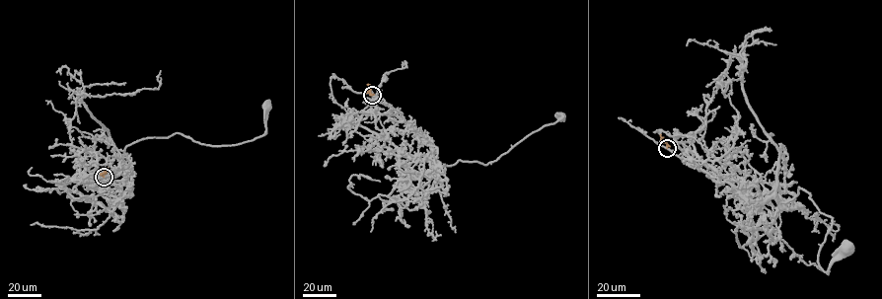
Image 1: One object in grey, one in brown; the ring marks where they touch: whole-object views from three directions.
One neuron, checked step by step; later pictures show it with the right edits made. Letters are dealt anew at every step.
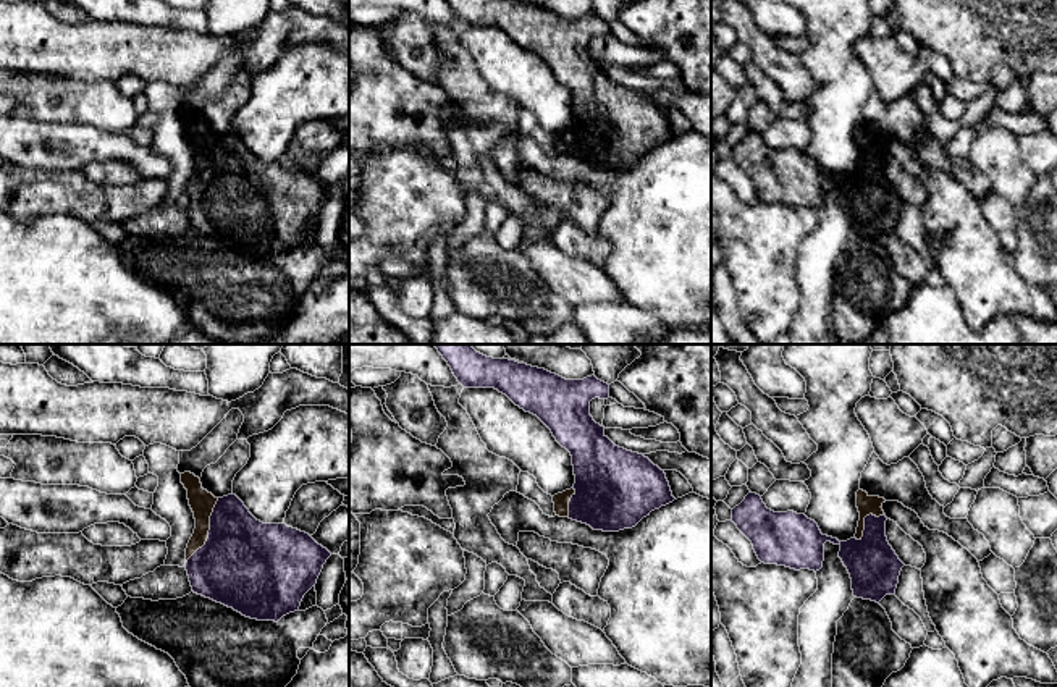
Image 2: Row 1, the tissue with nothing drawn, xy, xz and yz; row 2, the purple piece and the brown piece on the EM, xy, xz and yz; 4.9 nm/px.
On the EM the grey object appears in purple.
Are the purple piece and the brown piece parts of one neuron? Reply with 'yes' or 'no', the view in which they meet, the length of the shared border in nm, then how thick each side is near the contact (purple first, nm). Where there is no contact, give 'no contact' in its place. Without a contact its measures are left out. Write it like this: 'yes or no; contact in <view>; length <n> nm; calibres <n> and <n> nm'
yes; contact in xy; length 360 nm; calibres 460 and 120 nm

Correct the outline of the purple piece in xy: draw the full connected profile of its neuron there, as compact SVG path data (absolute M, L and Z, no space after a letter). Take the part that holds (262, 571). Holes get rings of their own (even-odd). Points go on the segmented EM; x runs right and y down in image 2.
M191 472L181 474L181 483L196 519L184 566L192 592L257 621L278 622L297 611L331 553L305 532L257 521L236 495L215 498Z

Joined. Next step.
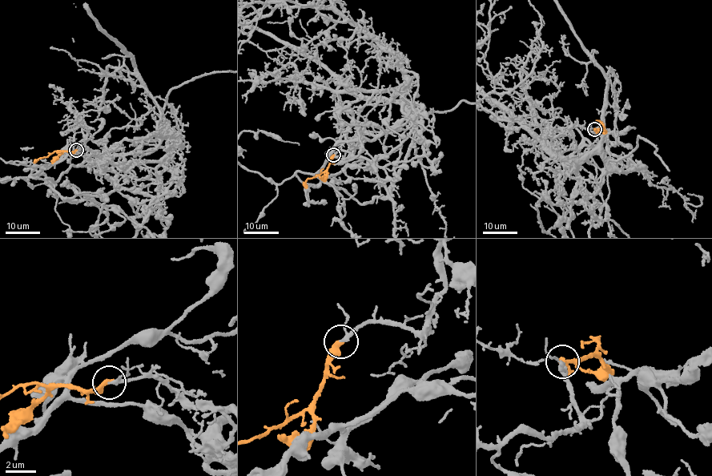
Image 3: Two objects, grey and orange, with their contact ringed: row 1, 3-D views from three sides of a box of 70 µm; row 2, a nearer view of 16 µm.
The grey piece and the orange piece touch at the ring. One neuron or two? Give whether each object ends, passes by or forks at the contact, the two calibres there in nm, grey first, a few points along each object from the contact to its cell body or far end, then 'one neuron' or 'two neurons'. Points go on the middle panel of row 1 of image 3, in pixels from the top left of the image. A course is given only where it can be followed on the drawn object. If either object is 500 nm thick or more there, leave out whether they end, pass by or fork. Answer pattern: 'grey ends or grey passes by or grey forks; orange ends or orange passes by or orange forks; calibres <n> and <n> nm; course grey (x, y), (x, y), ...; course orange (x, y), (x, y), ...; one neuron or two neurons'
grey passes by; orange ends; calibres 200 and 400 nm; course orange (333, 155), (323, 171), (307, 179), (305, 188); one neuron

